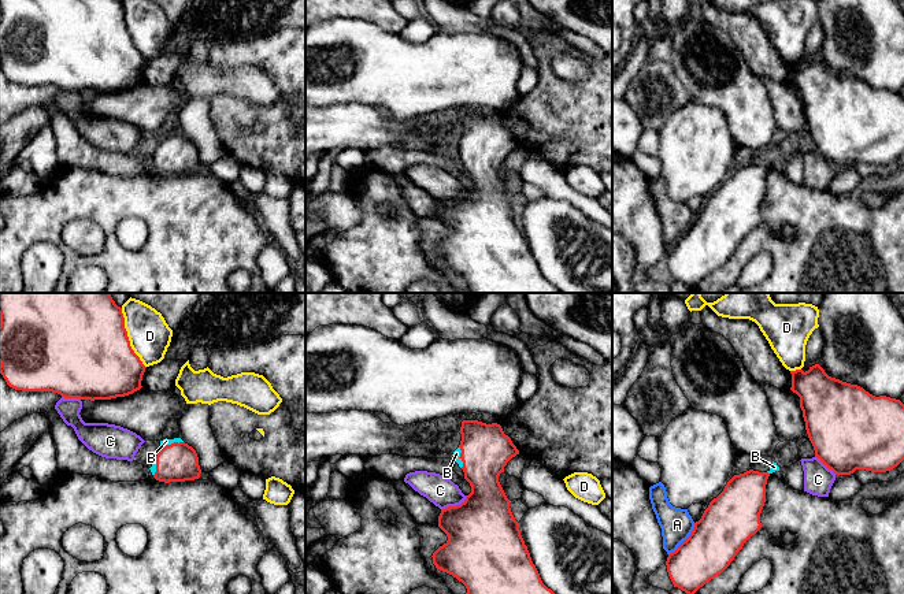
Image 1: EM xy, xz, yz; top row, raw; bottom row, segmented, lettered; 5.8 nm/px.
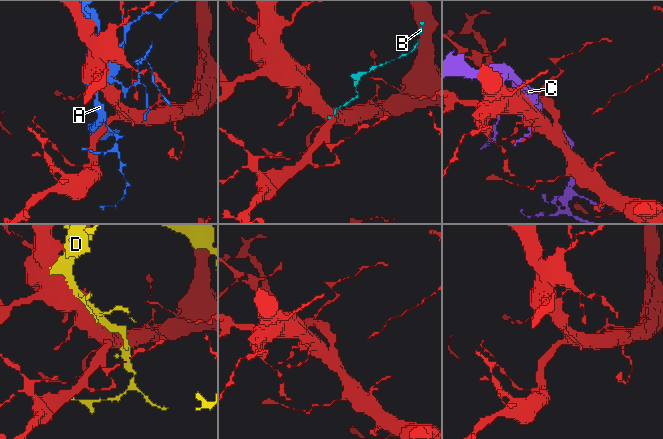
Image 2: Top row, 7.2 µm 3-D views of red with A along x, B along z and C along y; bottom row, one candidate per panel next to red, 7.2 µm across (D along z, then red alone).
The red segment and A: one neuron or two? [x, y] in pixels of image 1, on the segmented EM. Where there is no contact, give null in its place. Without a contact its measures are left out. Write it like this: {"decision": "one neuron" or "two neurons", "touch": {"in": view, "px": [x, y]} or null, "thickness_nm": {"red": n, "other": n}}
{"decision": "two neurons", "touch": {"in": "yz", "px": [686, 539]}, "thickness_nm": {"red": 300, "other": 190}}

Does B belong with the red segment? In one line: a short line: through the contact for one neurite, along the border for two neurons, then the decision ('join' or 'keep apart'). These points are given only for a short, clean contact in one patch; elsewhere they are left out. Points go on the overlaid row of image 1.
xy (178, 461), (171, 452), (171, 444), (166, 441) | join

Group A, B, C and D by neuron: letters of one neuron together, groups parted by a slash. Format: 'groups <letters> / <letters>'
groups A / B / C / D

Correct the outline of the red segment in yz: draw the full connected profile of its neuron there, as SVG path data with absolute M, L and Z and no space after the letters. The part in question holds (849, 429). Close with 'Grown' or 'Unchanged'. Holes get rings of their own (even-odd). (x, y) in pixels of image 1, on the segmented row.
M819 364L809 367L805 372L796 370L790 374L790 390L800 397L800 408L815 457L836 475L851 475L856 469L886 472L904 460L904 404L900 400L886 396L875 397L857 385L831 378Z. Unchanged

